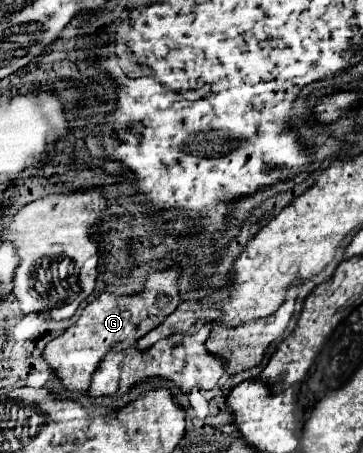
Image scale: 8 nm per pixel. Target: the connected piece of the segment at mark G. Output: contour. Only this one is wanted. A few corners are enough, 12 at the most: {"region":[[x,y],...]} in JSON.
{"region":[[180,269],[140,295],[102,293],[44,359],[64,389],[86,393],[106,353],[132,347],[174,313]]}

